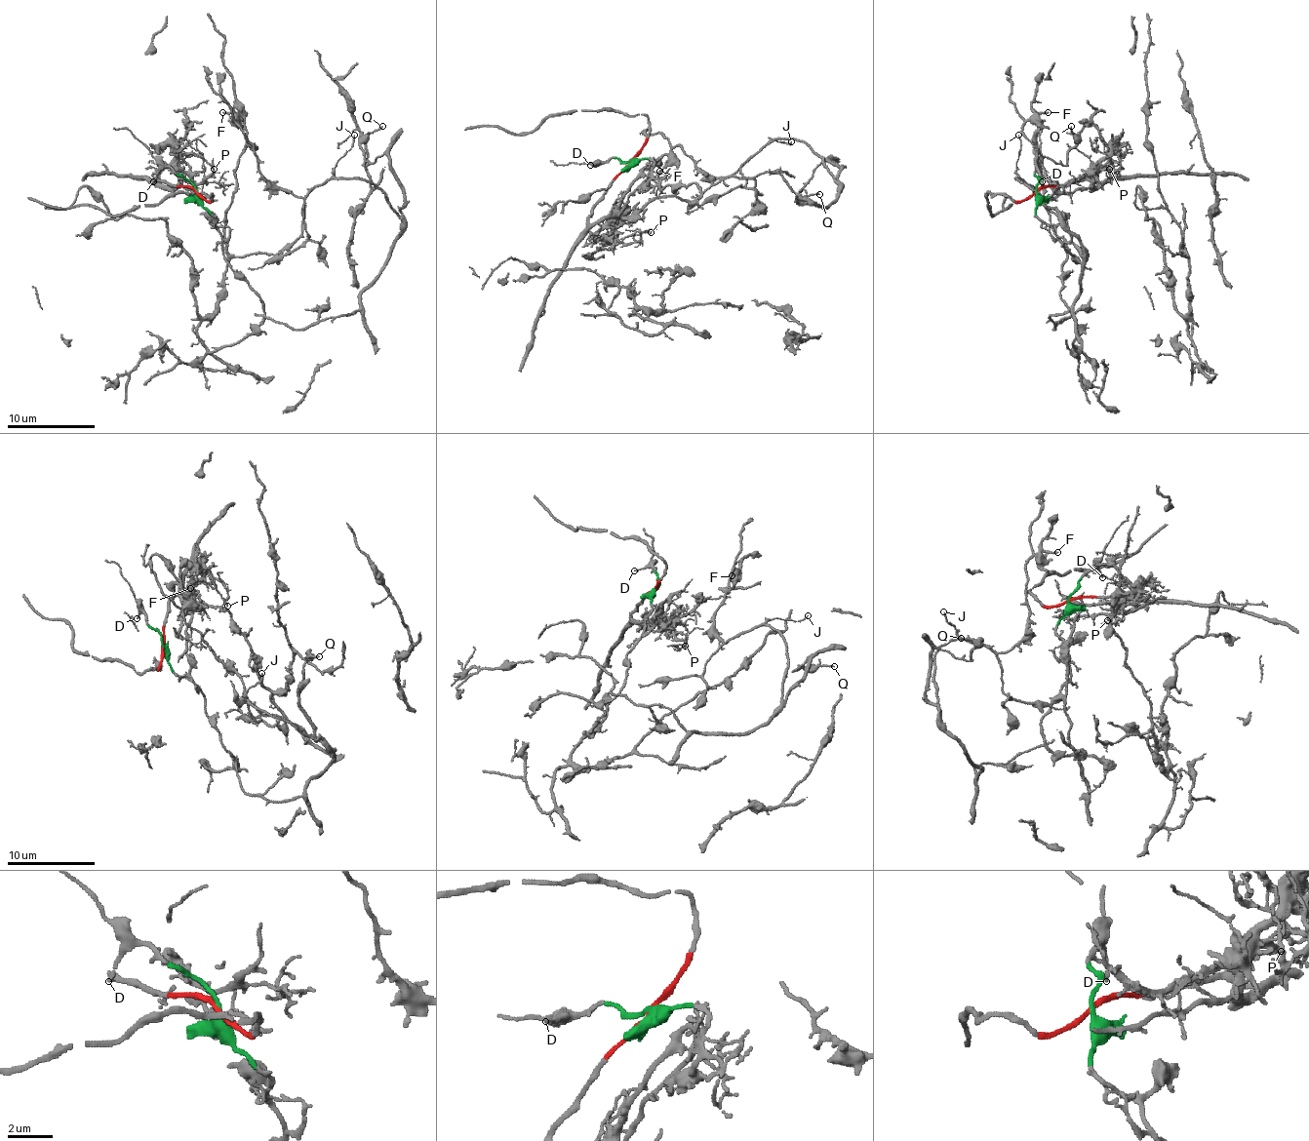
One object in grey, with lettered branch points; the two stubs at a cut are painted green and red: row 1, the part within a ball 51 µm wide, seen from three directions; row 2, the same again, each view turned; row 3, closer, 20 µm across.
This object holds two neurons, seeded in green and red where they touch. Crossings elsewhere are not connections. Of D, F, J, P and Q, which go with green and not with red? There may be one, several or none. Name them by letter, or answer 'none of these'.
D, F, J, Q

